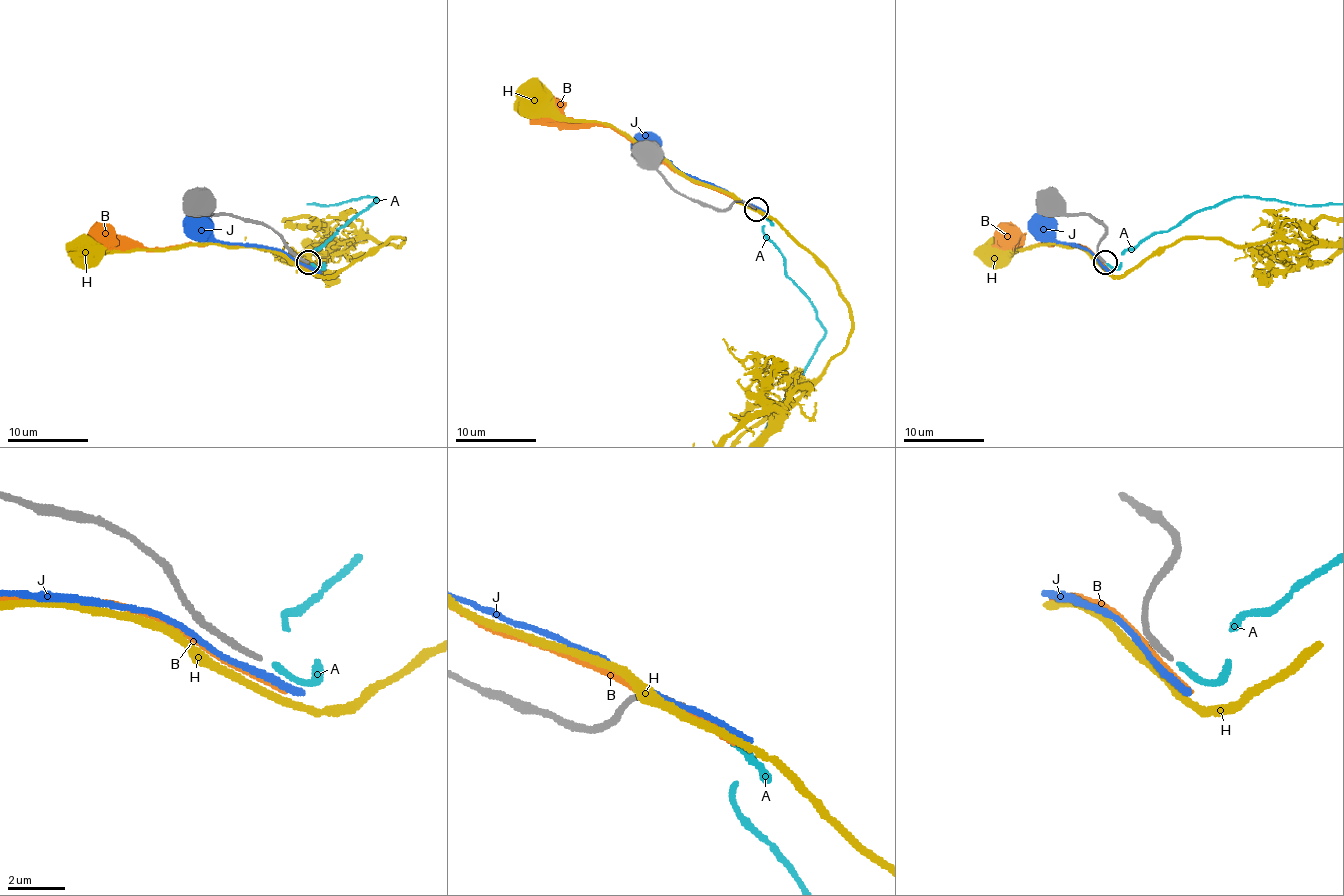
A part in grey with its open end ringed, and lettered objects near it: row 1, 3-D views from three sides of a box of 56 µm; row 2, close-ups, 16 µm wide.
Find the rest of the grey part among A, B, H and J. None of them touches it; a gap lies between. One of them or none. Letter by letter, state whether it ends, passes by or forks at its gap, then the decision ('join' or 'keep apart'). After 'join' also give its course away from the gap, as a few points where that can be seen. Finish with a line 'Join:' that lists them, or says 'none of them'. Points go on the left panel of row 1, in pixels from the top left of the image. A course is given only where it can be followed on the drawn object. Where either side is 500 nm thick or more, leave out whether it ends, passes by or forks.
A: it ends; join
B: it passes by; keep apart
H: it passes by; keep apart
J: it passes by; keep apart
Join: A

